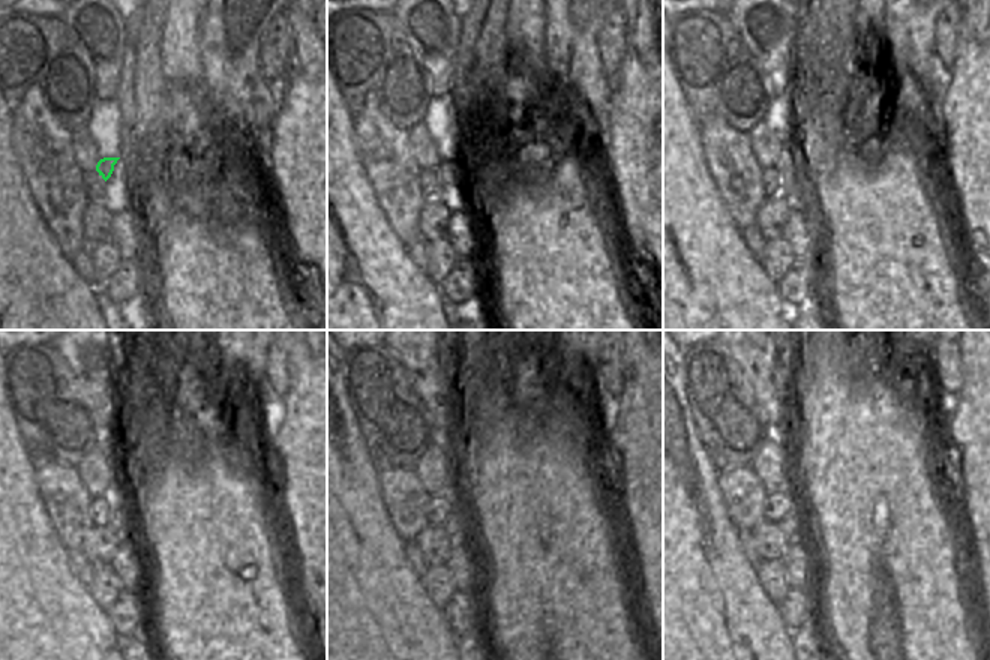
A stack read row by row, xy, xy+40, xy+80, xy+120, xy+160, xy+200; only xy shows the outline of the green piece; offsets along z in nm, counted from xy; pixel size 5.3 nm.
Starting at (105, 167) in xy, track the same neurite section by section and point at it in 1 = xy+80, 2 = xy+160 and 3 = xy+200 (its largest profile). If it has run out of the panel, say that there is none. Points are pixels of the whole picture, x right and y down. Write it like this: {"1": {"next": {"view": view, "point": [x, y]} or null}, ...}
{"1": {"next": {"view": "xy+80", "point": [791, 185]}}, "2": {"next": {"view": "xy+160", "point": [453, 525]}}, "3": {"next": {"view": "xy+200", "point": [791, 525]}}}

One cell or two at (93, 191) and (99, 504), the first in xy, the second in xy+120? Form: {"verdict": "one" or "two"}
{"verdict": "one"}

